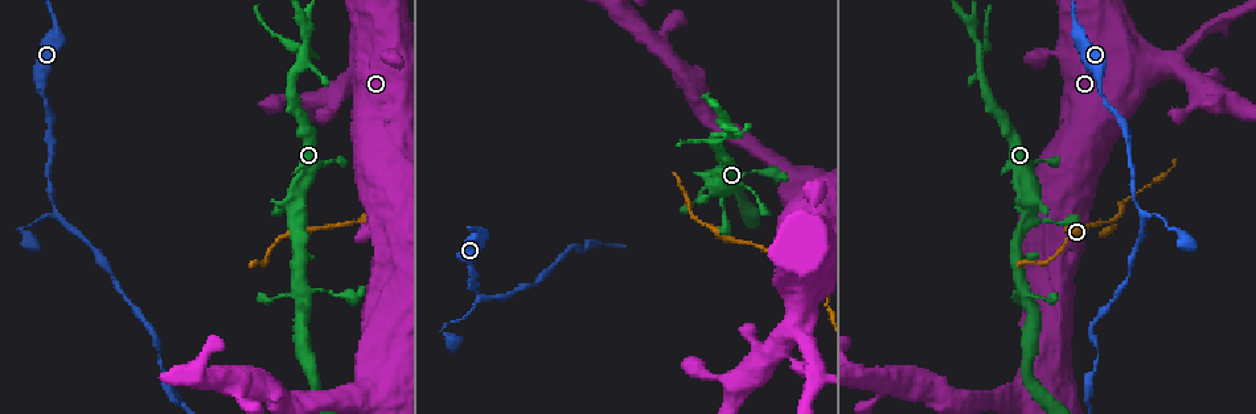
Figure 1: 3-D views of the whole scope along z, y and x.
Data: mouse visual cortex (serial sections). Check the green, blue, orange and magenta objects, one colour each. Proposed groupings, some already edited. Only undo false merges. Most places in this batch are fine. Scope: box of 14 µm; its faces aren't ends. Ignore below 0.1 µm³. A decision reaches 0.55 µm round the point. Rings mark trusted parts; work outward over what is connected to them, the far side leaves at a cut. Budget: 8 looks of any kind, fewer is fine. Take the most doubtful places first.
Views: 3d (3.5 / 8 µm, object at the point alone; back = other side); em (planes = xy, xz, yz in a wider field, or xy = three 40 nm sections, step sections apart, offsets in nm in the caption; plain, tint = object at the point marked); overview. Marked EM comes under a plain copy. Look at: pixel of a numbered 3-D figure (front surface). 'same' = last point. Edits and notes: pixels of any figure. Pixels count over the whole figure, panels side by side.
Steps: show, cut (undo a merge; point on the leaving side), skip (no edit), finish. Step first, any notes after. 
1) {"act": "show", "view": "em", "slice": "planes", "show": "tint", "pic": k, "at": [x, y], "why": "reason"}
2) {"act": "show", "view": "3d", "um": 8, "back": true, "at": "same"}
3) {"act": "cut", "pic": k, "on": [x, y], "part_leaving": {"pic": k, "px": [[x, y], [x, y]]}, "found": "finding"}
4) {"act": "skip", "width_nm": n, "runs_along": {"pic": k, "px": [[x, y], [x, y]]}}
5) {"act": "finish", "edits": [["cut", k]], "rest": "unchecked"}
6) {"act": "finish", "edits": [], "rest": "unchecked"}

{"act": "show", "view": "3d", "um": 3.5, "pic": 1, "at": [1114, 219], "why": "three arms meet"}

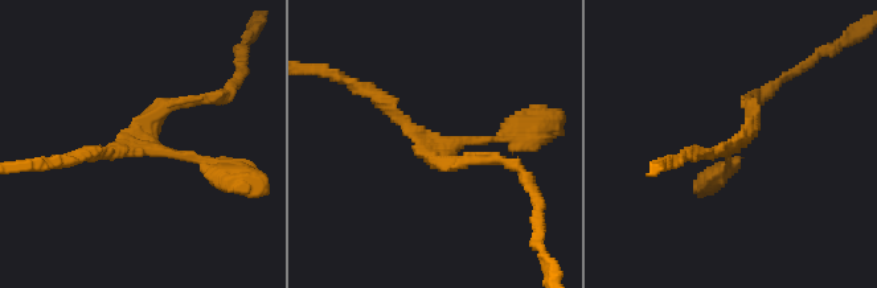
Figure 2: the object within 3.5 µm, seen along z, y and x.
{"act": "show", "view": "em", "slice": "xy", "step": 3, "show": "tint", "pic": 2, "at": [735, 143], "arms": 3, "arm_widths_nm": [100, 150, 200]}

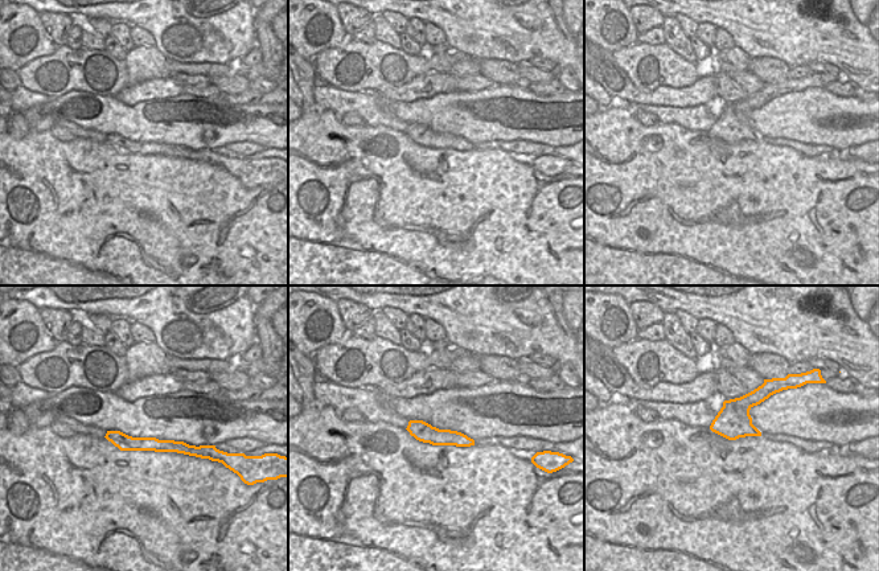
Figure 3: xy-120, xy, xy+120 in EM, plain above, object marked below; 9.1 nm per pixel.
{"act": "skip", "runs_along": {"pic": 2, "px": [[368, 93], [433, 147], [494, 140], [513, 127]]}, "found": "one cell here"}

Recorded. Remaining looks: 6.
{"act": "show", "view": "3d", "um": 3.5, "pic": 1, "at": [53, 214], "why": "three-way junction"}

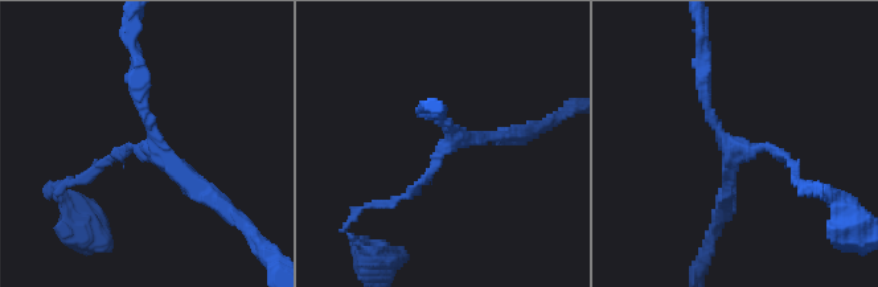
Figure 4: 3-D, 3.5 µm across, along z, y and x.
{"act": "show", "view": "em", "slice": "planes", "show": "tint", "pic": 4, "at": [452, 138], "arms": 3, "arm_widths_nm": [100, 150, 200], "why": "need the tissue"}

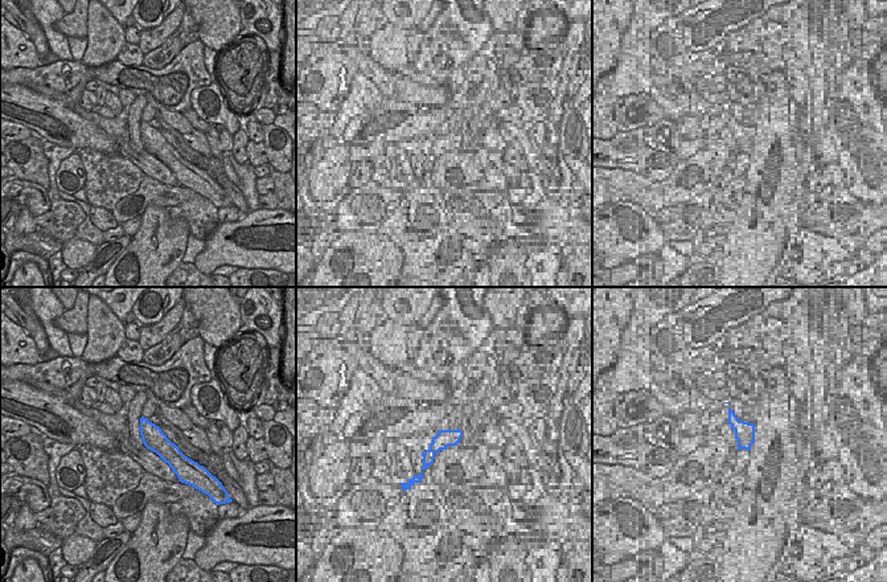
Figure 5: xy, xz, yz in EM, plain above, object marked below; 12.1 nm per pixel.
{"act": "show", "view": "em", "slice": "xy", "step": 2, "show": "tint", "at": "same"}

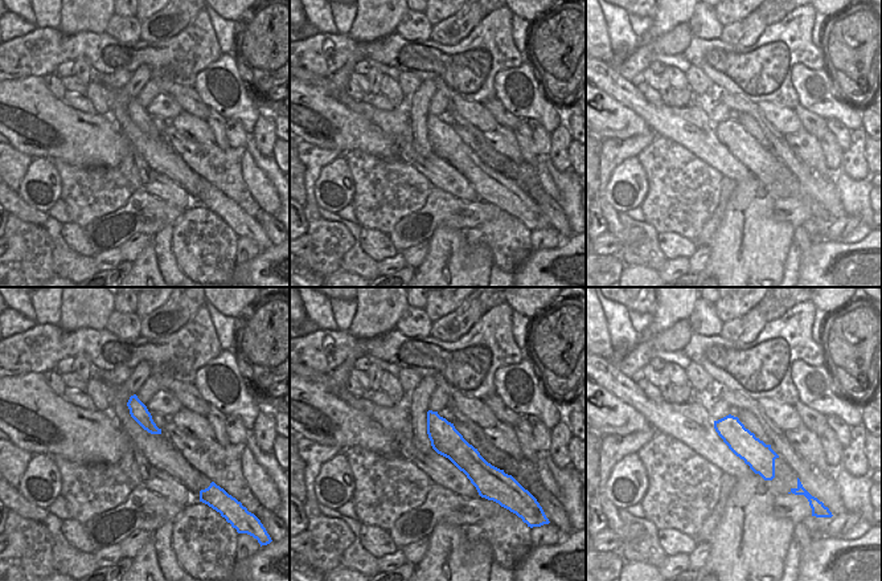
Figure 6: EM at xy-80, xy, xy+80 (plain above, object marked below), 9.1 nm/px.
{"act": "skip", "found": "one cell here"}

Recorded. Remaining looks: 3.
{"act": "show", "view": "3d", "um": 3.5, "pic": 1, "at": [971, 24], "why": "three arms meet"}

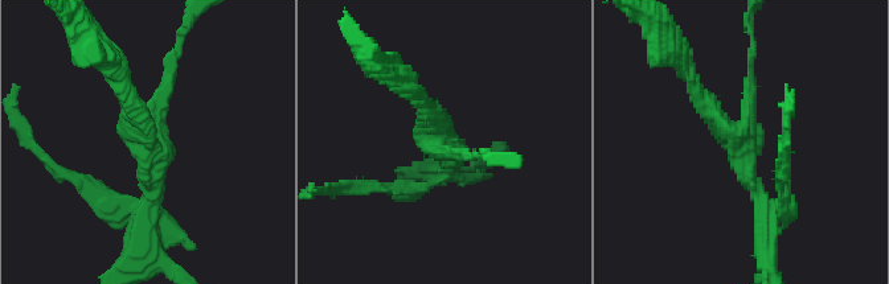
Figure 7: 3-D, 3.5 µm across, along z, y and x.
{"act": "show", "view": "em", "slice": "xy", "step": 3, "show": "tint", "pic": 7, "at": [442, 145], "arms": 3, "arm_widths_nm": [150, 250, 250]}

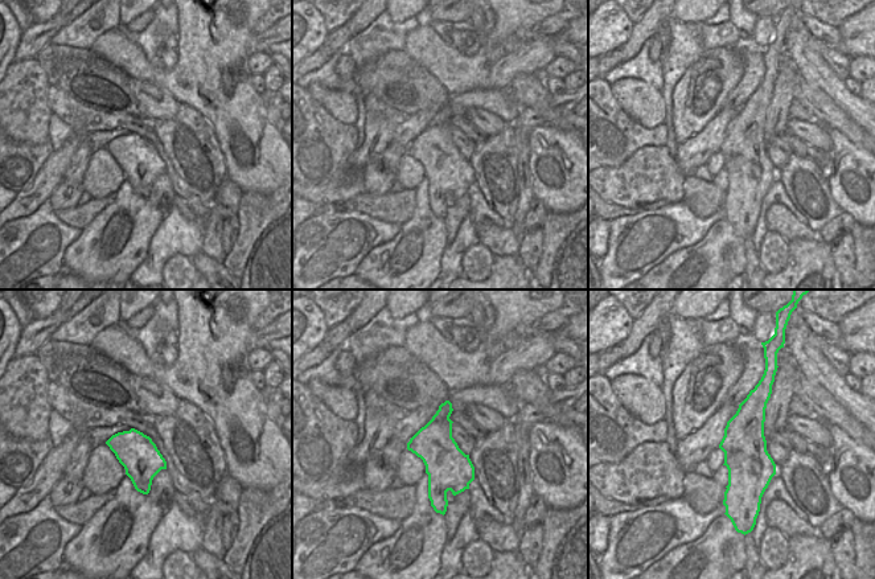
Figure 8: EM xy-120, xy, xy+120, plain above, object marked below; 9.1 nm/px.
{"act": "skip", "found": "all the same cell"}

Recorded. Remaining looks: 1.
{"act": "finish", "edits": [], "rest": "unchecked"}

